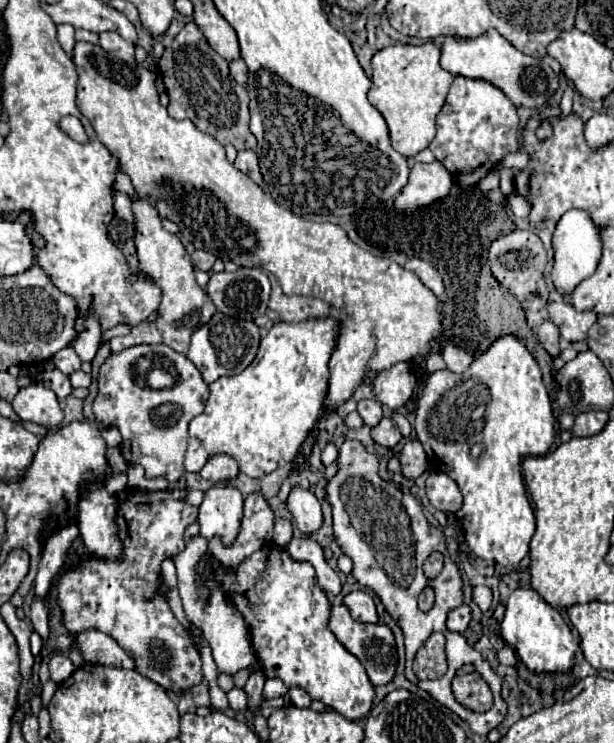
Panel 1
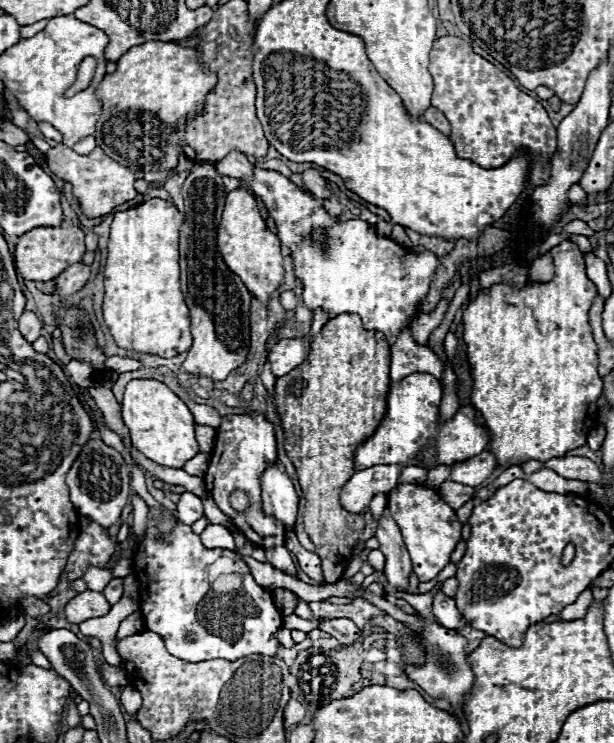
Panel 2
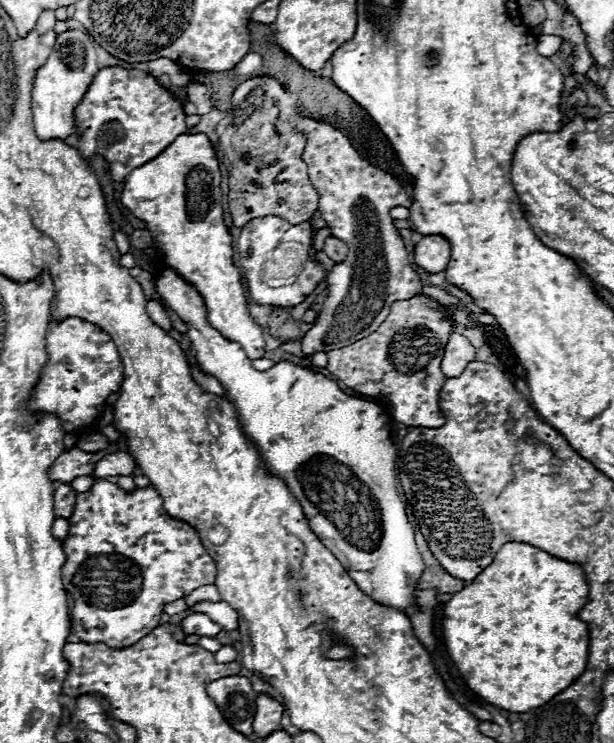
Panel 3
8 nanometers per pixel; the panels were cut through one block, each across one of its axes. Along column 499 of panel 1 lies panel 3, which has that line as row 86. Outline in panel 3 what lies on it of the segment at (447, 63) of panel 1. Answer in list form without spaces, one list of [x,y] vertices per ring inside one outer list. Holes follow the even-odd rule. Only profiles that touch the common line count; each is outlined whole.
[[[66,30],[58,34],[48,60],[36,70],[32,84],[32,112],[36,134],[42,140],[66,138],[74,132],[74,108],[88,90],[94,74],[98,72],[94,40],[80,30]]]

